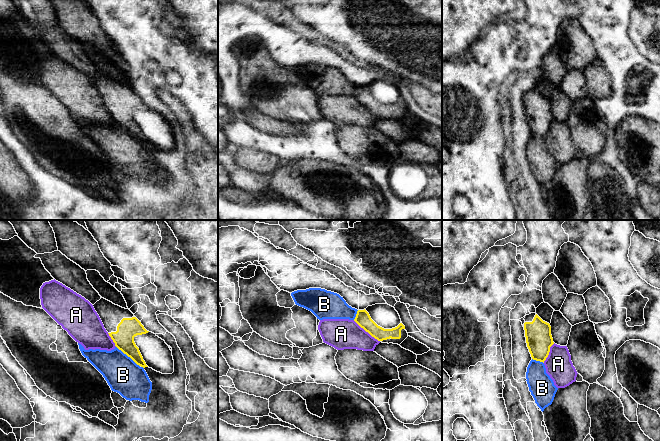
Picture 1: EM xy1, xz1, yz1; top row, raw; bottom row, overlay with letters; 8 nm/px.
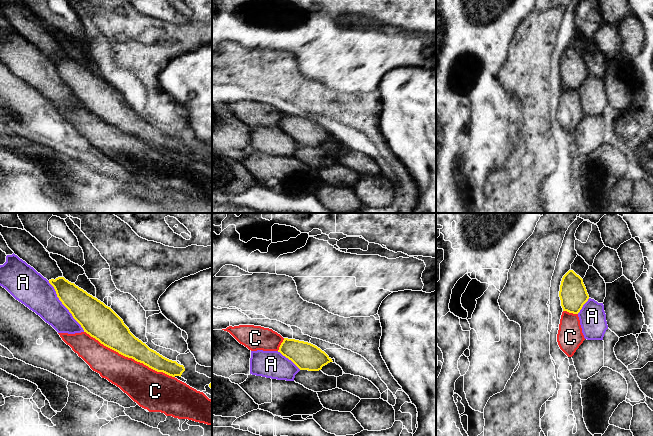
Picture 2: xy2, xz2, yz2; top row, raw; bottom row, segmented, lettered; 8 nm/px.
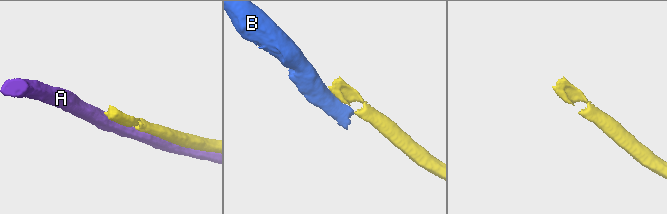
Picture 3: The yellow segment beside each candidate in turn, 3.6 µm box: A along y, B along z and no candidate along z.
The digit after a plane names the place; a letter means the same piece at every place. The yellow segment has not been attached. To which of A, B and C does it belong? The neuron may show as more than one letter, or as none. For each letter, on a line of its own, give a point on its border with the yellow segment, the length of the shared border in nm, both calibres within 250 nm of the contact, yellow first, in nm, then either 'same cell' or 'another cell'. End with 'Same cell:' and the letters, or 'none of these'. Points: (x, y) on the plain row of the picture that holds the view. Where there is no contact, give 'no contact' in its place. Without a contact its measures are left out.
A: xy2 (64, 81) | 500 nm | 260/260 nm | another cell
B: xy1 (128, 132) | 260 nm | 170/280 nm | another cell
C: xy2 (129, 133) | 800 nm | 240/300 nm | another cell
Same cell: none of these

